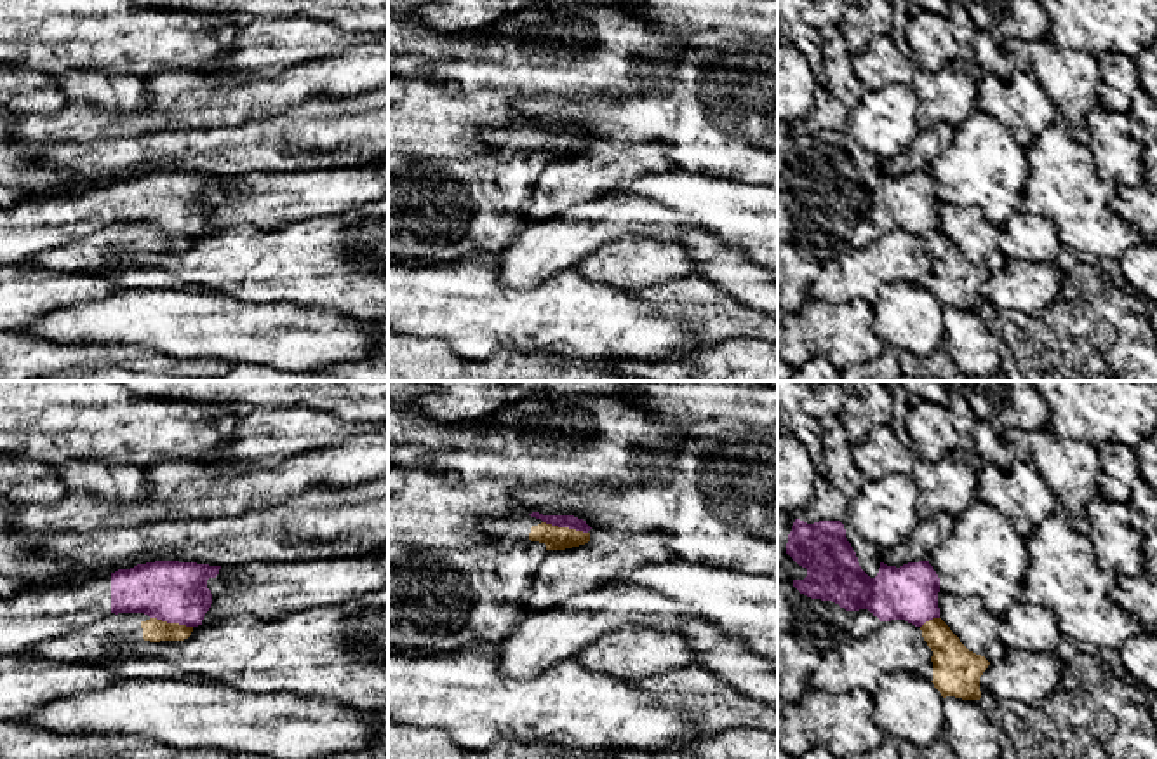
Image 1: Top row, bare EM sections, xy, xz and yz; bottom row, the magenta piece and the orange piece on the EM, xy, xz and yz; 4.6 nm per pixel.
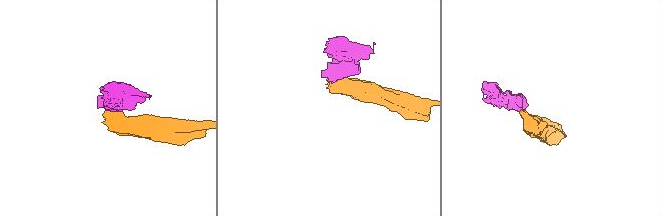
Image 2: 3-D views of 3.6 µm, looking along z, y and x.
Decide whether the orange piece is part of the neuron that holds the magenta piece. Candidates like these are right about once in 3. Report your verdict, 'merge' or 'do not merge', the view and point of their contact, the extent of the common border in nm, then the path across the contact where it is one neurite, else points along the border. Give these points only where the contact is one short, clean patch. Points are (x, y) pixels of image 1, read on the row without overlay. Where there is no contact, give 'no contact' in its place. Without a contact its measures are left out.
do not merge; meets magenta in xz at (566, 136); contact 220 nm long; border along xz (543, 131), (587, 143)

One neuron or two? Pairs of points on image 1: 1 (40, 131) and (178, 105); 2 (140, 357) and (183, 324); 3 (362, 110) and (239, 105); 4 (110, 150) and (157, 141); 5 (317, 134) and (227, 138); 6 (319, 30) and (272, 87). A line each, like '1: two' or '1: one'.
1: one
2: two
3: two
4: one
5: one
6: two

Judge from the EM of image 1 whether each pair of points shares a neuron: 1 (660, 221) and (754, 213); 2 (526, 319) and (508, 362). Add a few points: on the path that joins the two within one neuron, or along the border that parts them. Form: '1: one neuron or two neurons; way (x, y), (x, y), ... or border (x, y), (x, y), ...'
1: two neurons; border (649, 202), (703, 225), (722, 241)
2: two neurons; border (555, 350), (496, 350), (484, 359)

